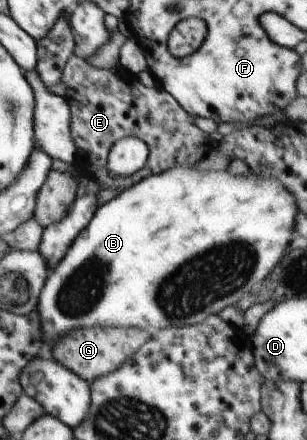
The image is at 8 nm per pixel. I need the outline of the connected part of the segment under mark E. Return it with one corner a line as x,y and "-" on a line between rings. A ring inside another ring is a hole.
72,54
64,66
61,80
66,85
64,98
71,109
71,136
77,147
75,165
82,176
95,180
101,189
126,191
145,177
168,169
196,167
215,148
212,137
196,126
194,117
186,113
170,93
157,85
146,87
136,74
120,65
98,69
-
127,137
137,137
146,143
148,161
130,177
112,177
107,162
110,148

